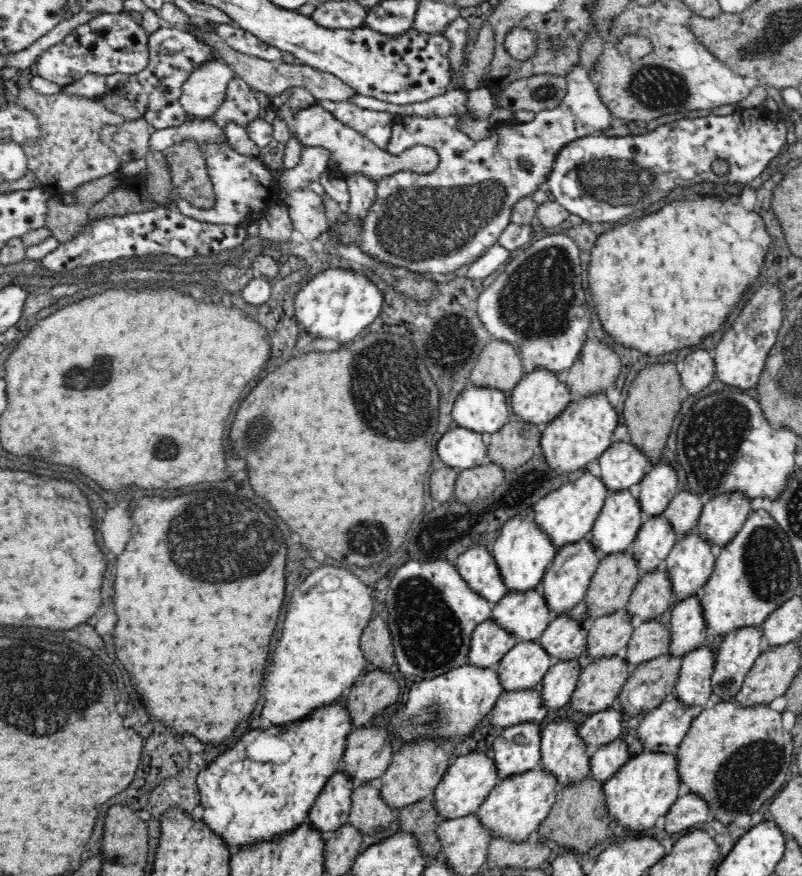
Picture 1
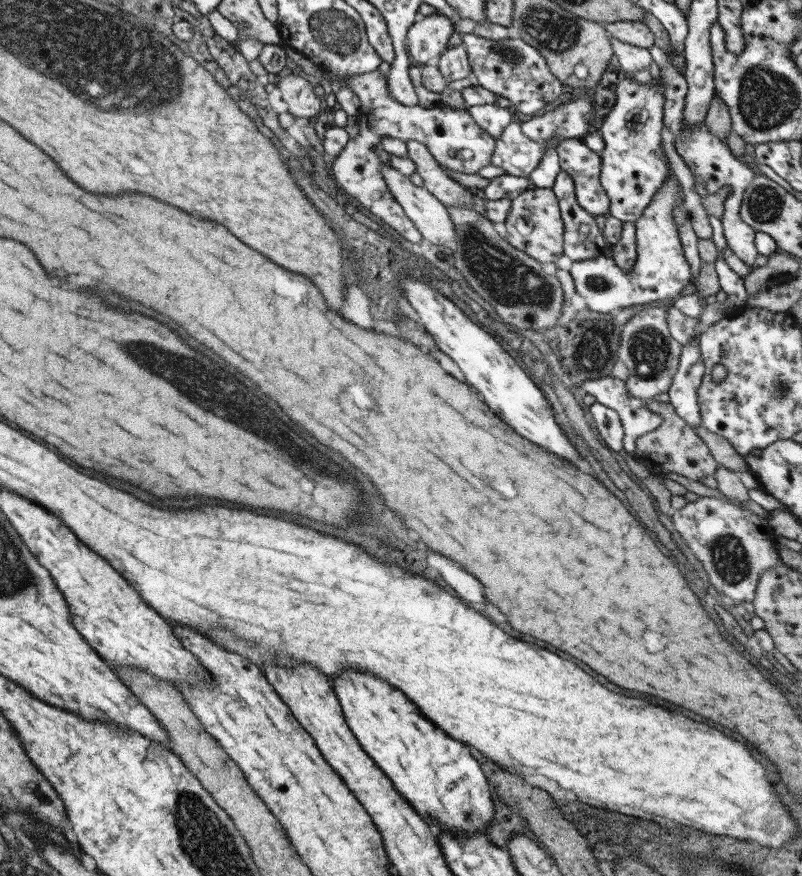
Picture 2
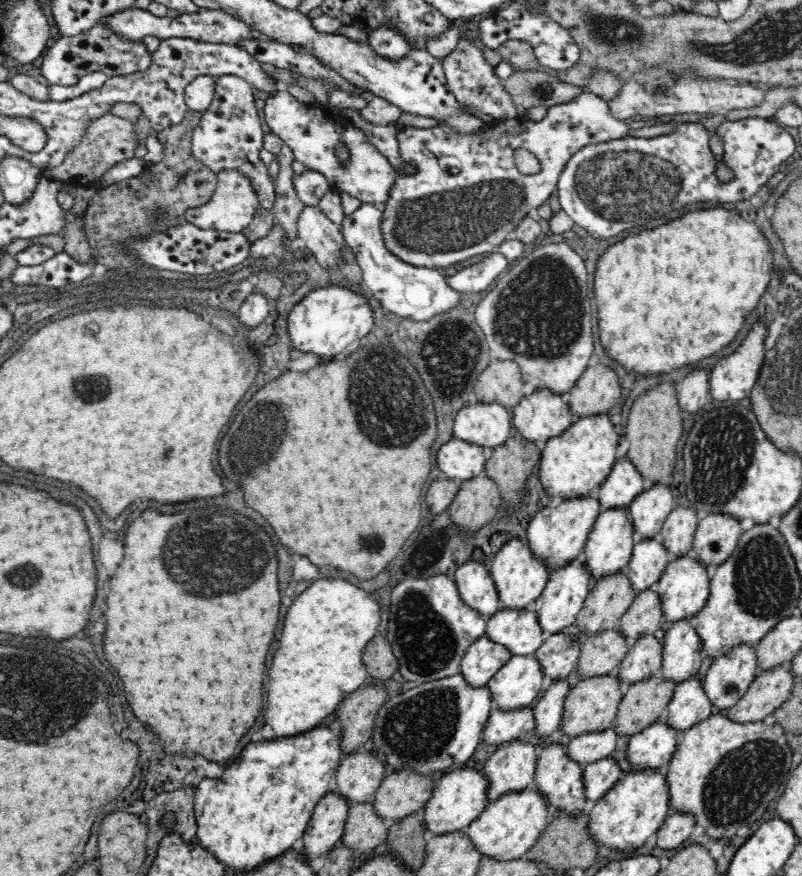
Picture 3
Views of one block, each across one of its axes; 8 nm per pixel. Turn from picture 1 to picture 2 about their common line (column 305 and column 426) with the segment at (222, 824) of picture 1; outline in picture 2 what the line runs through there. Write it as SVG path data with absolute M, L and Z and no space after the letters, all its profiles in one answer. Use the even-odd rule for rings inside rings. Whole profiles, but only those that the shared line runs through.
M349 670L345 674L339 674L330 684L339 701L345 723L363 752L373 760L391 781L393 788L428 825L437 824L441 830L449 834L463 836L482 832L491 824L494 812L489 785L479 764L471 758L469 750L461 742L455 742L443 730L427 720L415 708L415 704L405 698L403 692L399 692L397 688L389 686L385 680L373 674Z

